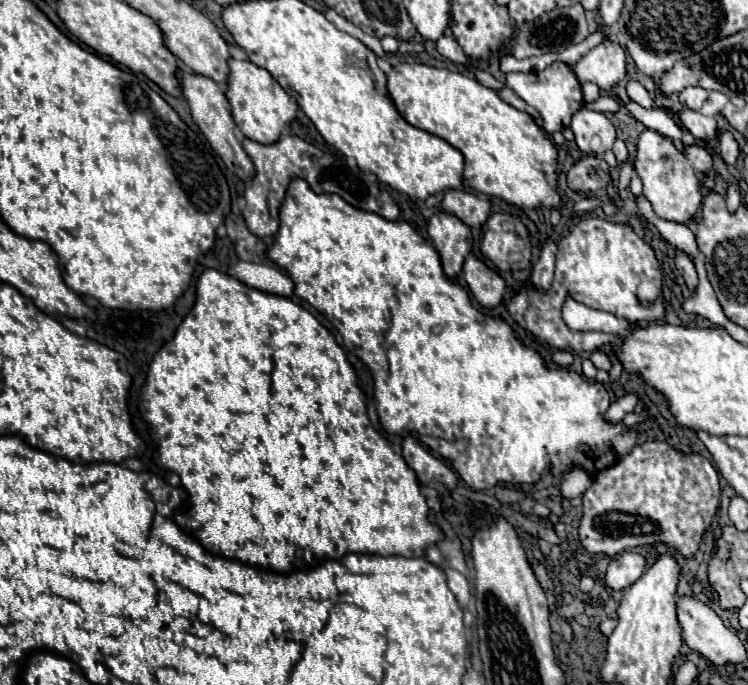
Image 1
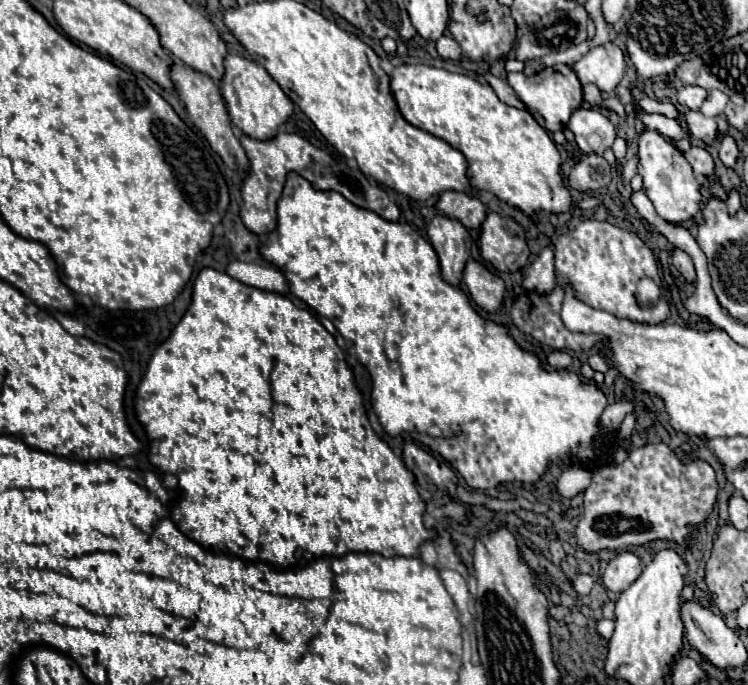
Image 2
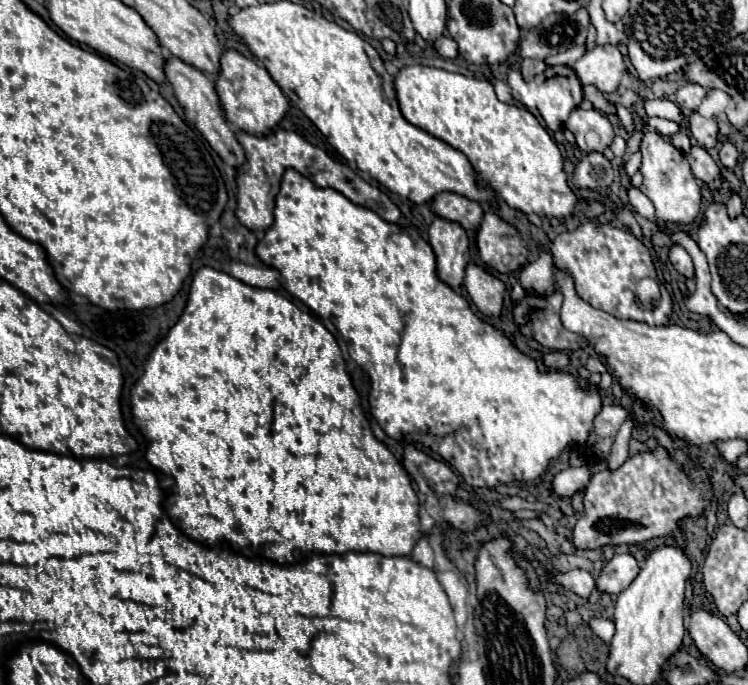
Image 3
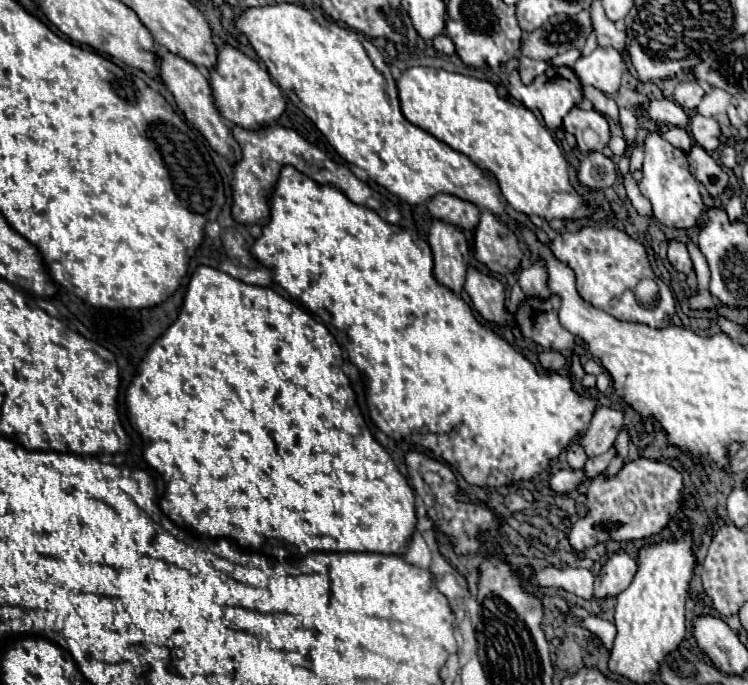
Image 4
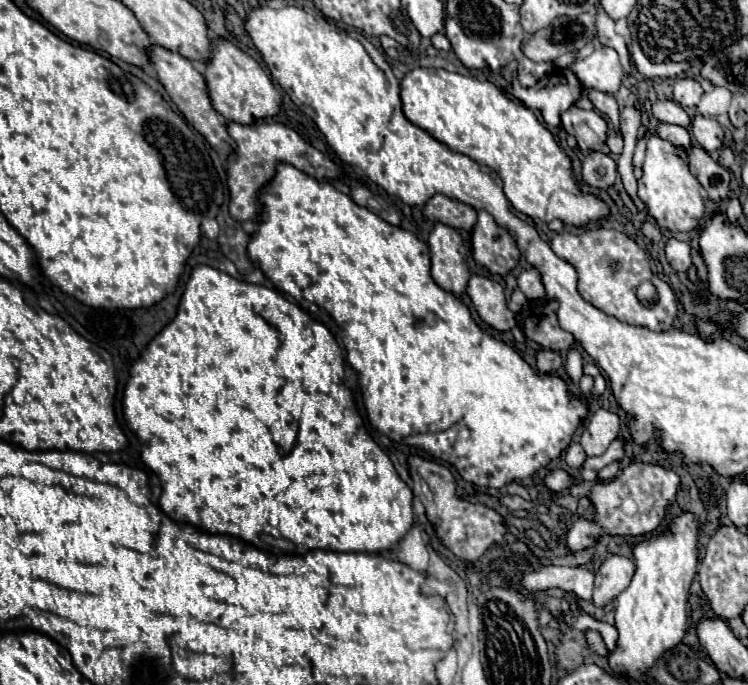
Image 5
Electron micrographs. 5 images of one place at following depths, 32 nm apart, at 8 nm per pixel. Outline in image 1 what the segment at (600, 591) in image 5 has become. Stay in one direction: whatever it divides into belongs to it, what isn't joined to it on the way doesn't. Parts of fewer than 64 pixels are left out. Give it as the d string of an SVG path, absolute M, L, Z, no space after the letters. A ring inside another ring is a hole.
M620 552L614 556L608 564L608 570L604 574L604 584L610 590L626 590L632 586L646 570L646 562L636 552Z

